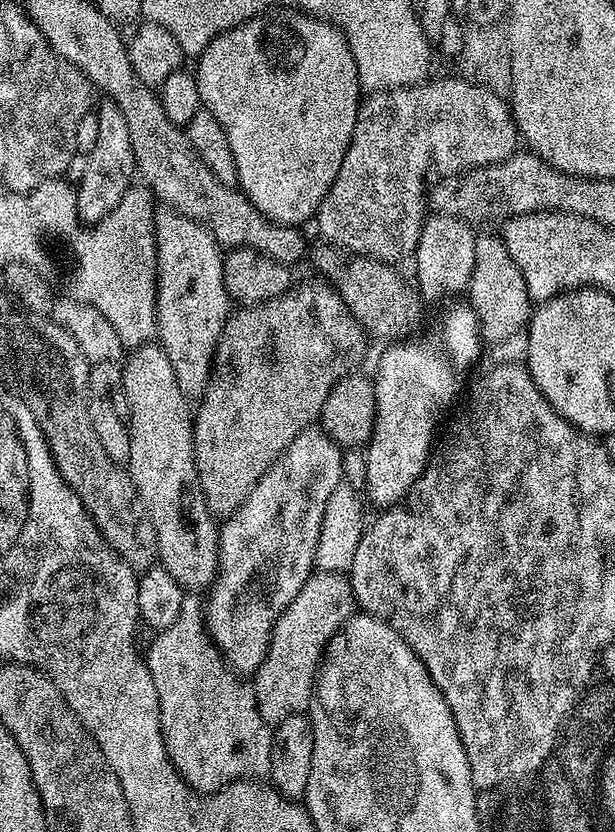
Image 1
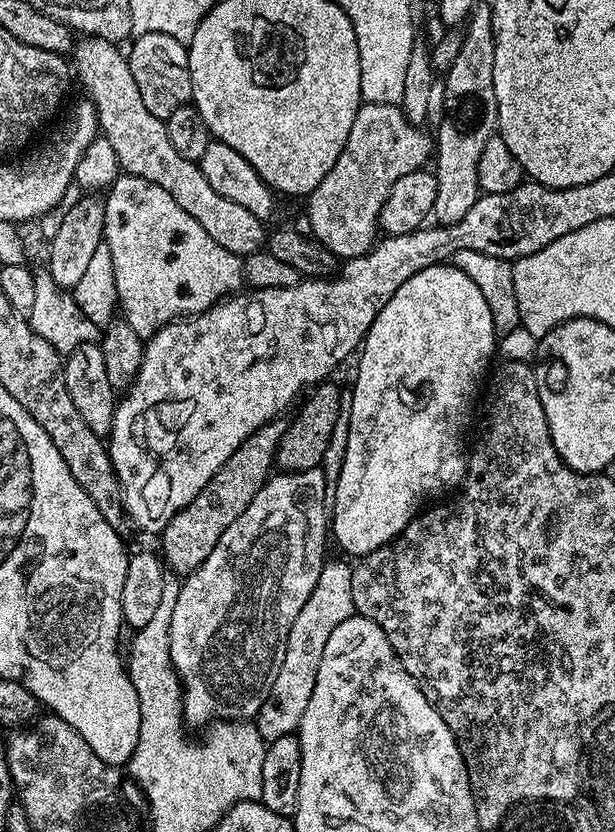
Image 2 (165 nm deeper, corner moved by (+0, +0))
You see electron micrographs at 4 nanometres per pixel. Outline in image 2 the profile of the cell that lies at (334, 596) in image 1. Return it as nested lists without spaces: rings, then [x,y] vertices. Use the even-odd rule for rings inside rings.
[[[329,559],[325,563],[322,574],[318,574],[318,586],[314,586],[310,598],[306,598],[306,606],[302,606],[298,618],[294,618],[294,626],[290,626],[282,670],[278,670],[278,678],[274,678],[274,686],[270,686],[266,702],[262,702],[254,718],[258,734],[262,734],[265,742],[290,735],[299,729],[302,714],[306,714],[306,706],[310,703],[310,694],[314,694],[314,682],[318,682],[322,650],[326,650],[326,642],[332,631],[356,612],[352,585],[353,565],[347,559],[344,560]]]

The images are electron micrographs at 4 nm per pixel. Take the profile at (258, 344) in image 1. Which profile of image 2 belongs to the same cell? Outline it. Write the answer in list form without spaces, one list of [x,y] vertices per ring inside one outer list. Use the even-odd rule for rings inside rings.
[[[277,418],[250,434],[250,438],[246,438],[246,442],[242,442],[242,446],[238,446],[230,458],[226,458],[226,466],[222,466],[222,470],[218,470],[218,474],[214,474],[206,486],[202,486],[198,498],[174,514],[162,533],[162,560],[171,571],[173,568],[176,572],[191,574],[198,566],[202,566],[202,562],[206,562],[210,550],[218,546],[218,538],[226,534],[226,526],[230,526],[230,522],[234,522],[234,518],[238,518],[238,514],[250,506],[254,494],[258,494],[258,490],[262,490],[264,483],[273,475],[276,451],[285,427],[285,421]]]

